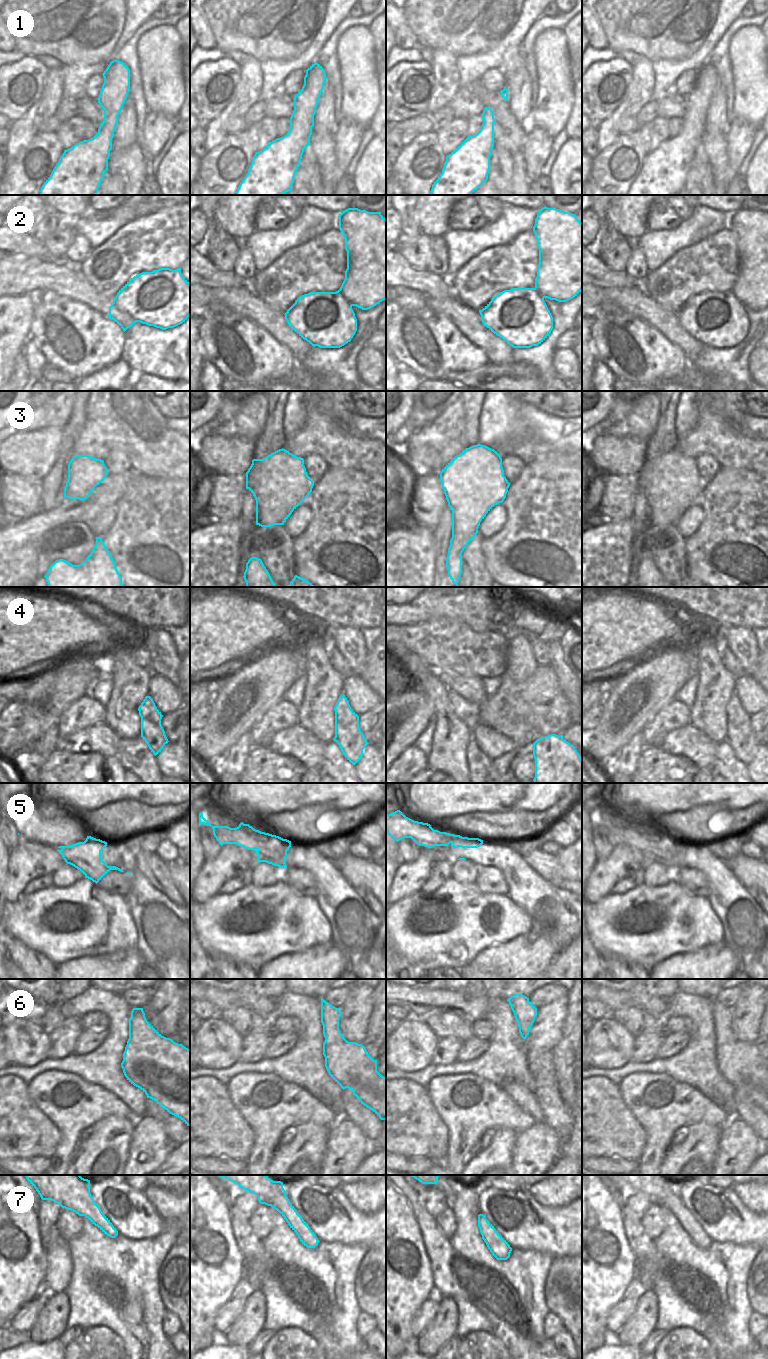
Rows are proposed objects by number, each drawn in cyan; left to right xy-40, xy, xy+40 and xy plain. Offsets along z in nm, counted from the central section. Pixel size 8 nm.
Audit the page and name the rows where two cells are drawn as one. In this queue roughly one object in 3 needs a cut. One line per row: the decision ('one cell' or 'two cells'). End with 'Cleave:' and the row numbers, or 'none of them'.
1: one cell
2: one cell
3: one cell
4: two cells
5: two cells
6: one cell
7: one cell
Cleave: 4, 5

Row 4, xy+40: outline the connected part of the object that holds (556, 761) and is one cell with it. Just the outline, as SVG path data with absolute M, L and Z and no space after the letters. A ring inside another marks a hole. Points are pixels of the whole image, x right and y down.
M550 734L532 745L534 783L582 783L582 758L563 735Z

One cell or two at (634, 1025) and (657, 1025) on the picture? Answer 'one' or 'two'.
one

